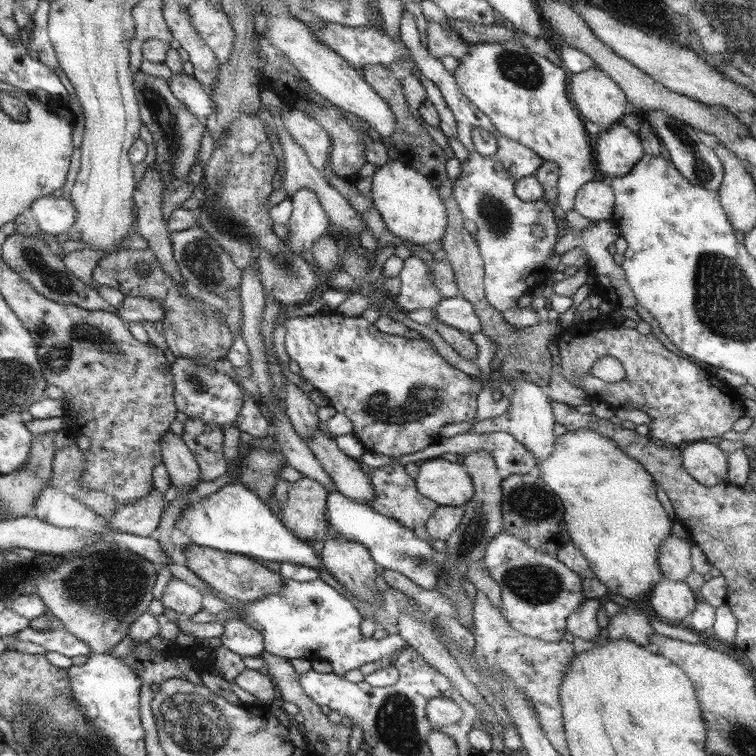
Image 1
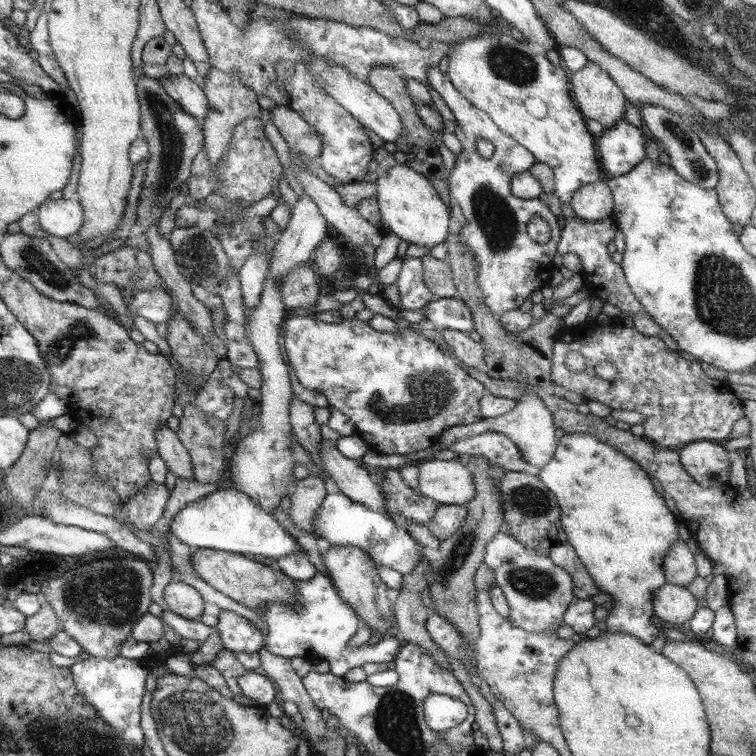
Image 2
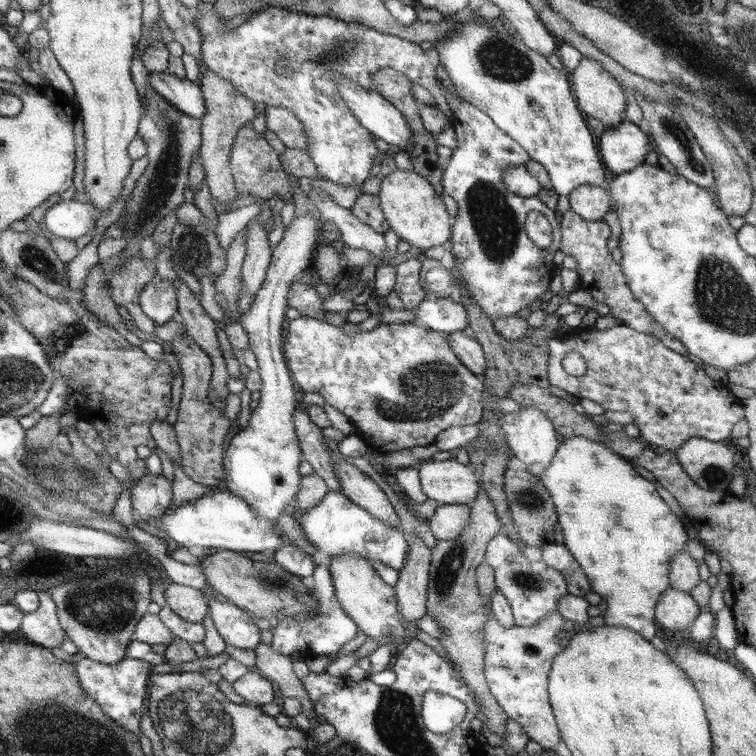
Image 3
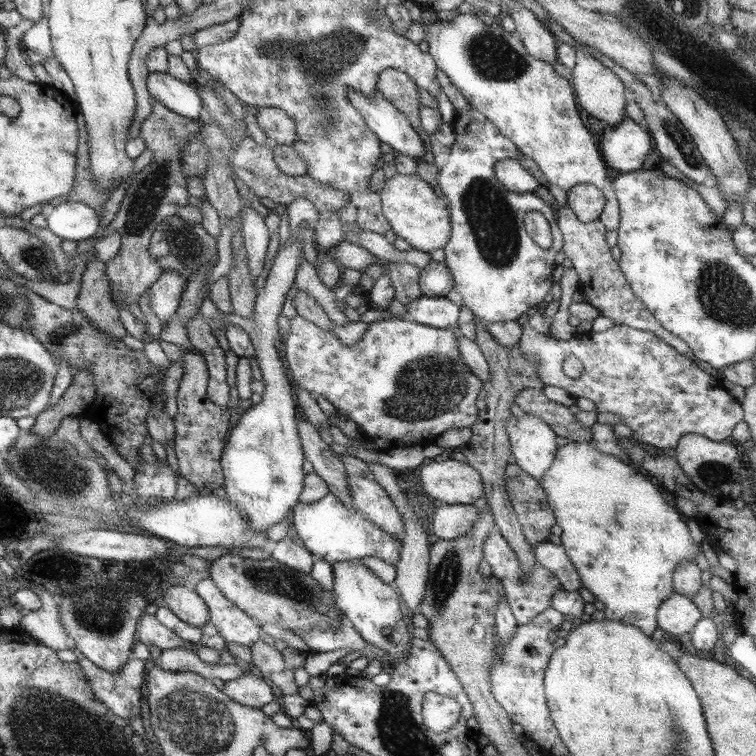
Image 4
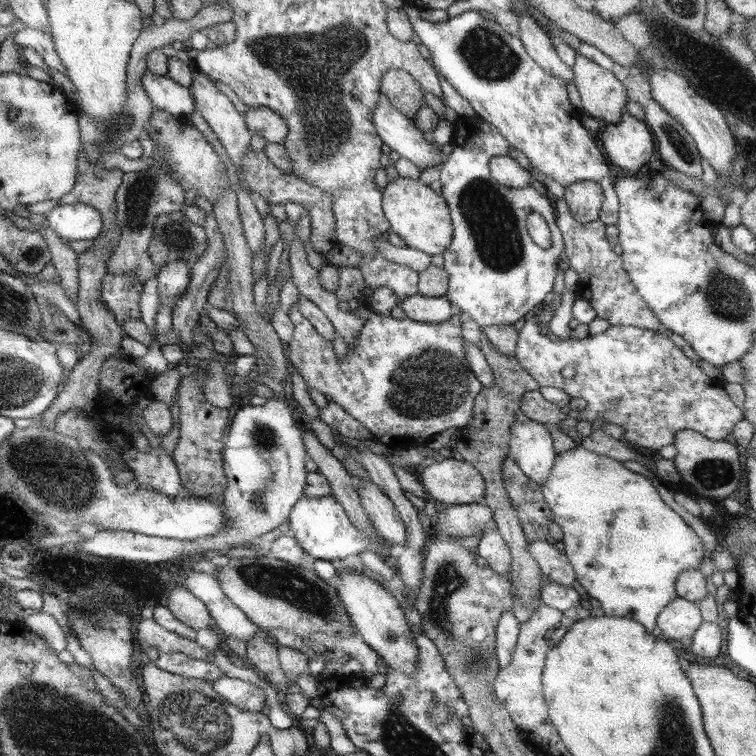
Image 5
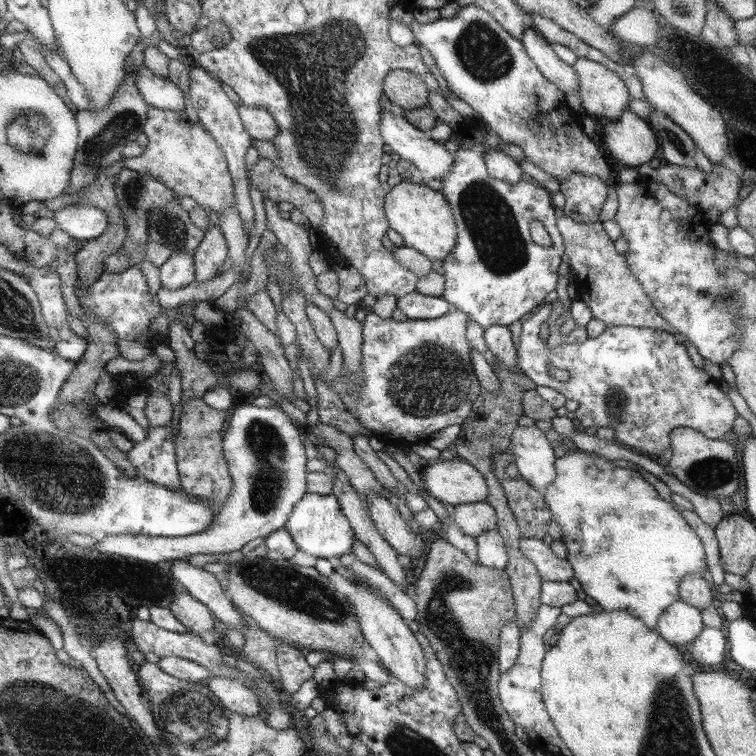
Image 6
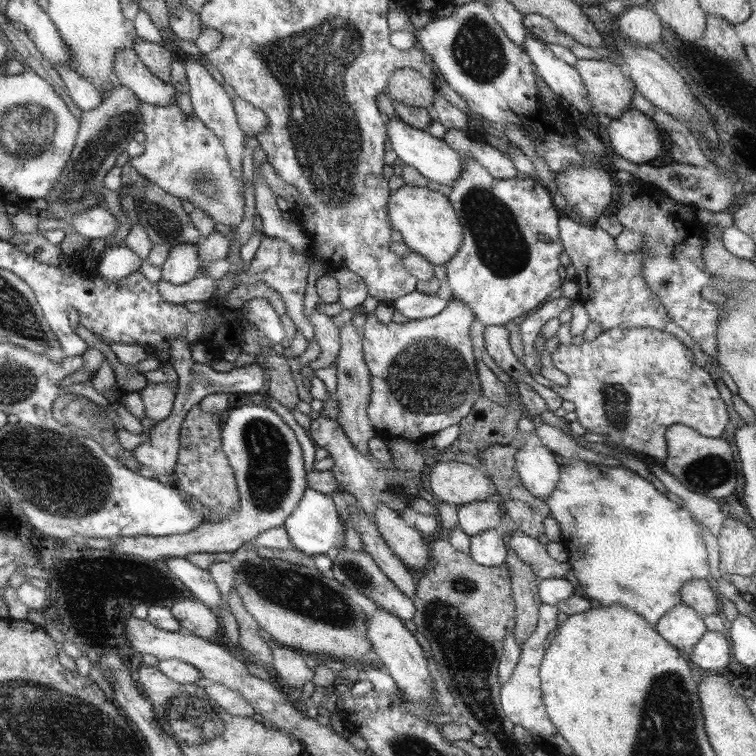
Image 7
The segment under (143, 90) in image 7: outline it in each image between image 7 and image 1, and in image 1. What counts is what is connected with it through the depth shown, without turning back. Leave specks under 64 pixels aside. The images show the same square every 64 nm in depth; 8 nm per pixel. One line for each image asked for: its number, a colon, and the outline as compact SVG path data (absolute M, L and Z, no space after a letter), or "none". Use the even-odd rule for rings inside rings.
1: M185 72L173 74L169 80L169 88L197 118L199 116L207 118L213 112L211 94L207 92L207 88L199 84L199 80L193 80L193 76L187 76Z
2: M185 74L181 76L167 76L167 78L159 78L157 80L159 86L163 86L163 90L181 104L181 108L195 116L197 120L203 120L207 114L209 114L209 100L207 100L207 94L203 92L203 88L195 82L195 80L189 80Z
3: M151 72L149 86L153 90L157 90L157 94L167 98L167 102L171 102L179 112L183 112L187 116L193 116L193 118L201 120L203 114L207 112L203 90L195 82L179 80L175 76L171 76L171 74Z
4: M149 72L147 90L151 92L153 98L157 98L163 106L167 106L179 116L193 120L203 116L203 100L197 86L193 86L193 82L185 84L175 80L175 76Z
5: M147 70L143 86L153 106L171 114L173 118L175 116L189 118L193 112L197 112L193 92L183 84L177 84L175 80L171 80L171 76L157 76Z
6: M143 66L143 70L139 70L139 84L137 86L151 108L185 112L187 94L177 84L171 84L171 80L151 74L145 66Z

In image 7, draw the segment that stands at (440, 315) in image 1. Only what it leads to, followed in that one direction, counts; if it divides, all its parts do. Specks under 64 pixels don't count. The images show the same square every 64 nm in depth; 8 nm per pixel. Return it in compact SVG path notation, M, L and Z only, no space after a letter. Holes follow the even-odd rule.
M411 292L405 294L403 298L397 298L393 302L395 310L401 312L407 320L425 320L425 318L433 318L439 316L445 308L447 308L447 300L437 298L437 294L423 294L423 292Z

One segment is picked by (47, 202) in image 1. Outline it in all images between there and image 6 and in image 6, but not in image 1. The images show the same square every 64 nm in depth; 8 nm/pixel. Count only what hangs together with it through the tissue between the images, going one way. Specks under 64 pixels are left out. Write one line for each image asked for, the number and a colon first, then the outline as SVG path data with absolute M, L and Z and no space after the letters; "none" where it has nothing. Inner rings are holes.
2: M45 200L33 210L39 220L39 226L57 238L65 238L69 234L77 234L83 226L83 208L77 200Z
3: M61 200L53 206L47 206L37 218L43 218L47 228L45 232L67 240L75 240L95 228L95 208L77 200Z
4: M61 202L47 216L47 228L61 240L87 240L95 238L99 214L83 202Z
5: M63 204L49 210L47 228L61 240L91 240L103 234L103 218L87 204Z
6: M71 204L53 212L55 230L69 234L75 242L87 242L99 238L107 230L107 216L93 206Z

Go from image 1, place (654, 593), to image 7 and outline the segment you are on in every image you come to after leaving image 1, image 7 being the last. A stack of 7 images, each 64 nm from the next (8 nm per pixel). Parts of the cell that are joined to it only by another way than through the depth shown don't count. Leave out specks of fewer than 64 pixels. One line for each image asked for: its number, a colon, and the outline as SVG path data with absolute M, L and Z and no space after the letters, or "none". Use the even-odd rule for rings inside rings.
2: M665 582L653 594L653 600L651 600L653 618L657 624L665 624L669 628L683 624L683 622L689 622L697 610L695 600L697 598L685 586Z
3: M669 586L655 602L655 622L661 630L685 630L699 614L697 606L689 592Z
4: M673 592L669 598L665 598L657 608L657 626L659 634L669 632L675 636L681 636L683 632L689 632L695 628L697 620L701 620L701 610L693 604L691 598Z
5: M677 596L659 612L657 632L667 636L669 640L675 640L677 644L681 638L693 636L701 622L703 618L699 606Z
6: M677 600L667 606L667 610L663 610L663 614L657 618L655 632L663 640L683 650L683 646L687 642L693 642L703 628L705 624L701 618L701 610L683 600Z
7: M677 604L671 610L667 610L667 614L663 614L663 618L659 618L659 622L653 628L659 636L663 636L671 646L675 646L681 652L695 646L699 638L707 632L707 626L703 618L697 614L697 610L685 604Z

